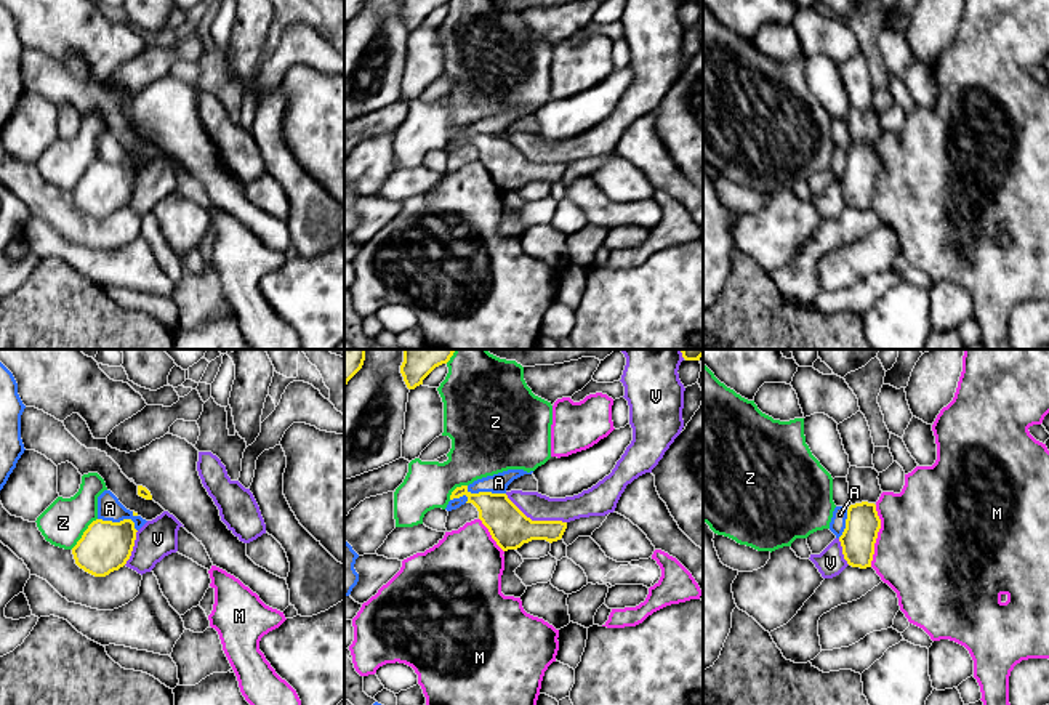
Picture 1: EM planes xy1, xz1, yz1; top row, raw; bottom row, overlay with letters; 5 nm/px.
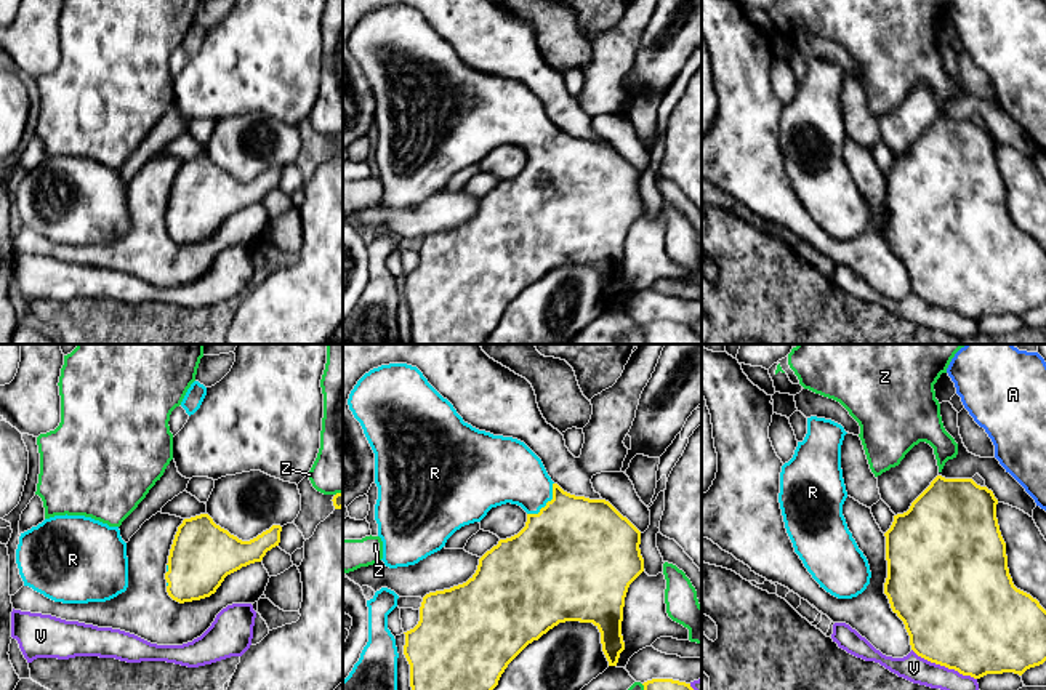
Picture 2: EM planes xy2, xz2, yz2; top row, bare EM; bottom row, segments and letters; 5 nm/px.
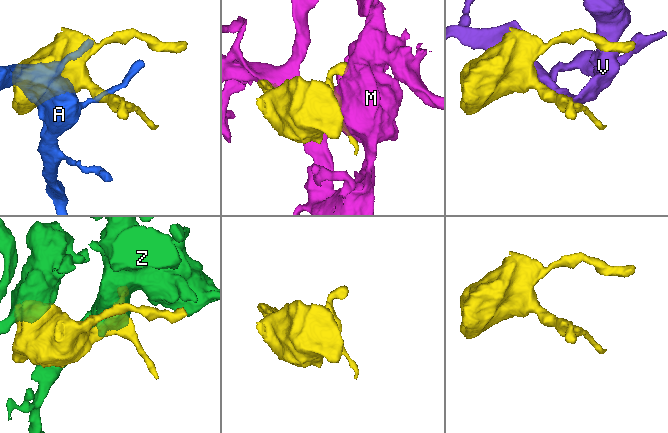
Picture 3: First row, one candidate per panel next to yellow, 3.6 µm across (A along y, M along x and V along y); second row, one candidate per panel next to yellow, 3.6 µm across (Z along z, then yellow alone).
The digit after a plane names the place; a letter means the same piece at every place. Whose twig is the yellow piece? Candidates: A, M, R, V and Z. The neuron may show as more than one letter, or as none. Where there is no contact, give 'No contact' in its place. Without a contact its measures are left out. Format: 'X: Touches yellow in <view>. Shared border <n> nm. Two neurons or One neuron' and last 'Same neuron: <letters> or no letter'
A: Touches yellow in xy1. Shared border 220 nm. Two neurons
M: Touches yellow in yz1. Shared border 320 nm. Two neurons
R: Touches yellow in xz2. Shared border 220 nm. One neuron
V: Touches yellow in yz2. Shared border 360 nm. Two neurons
Z: Touches yellow in xy1. Shared border 200 nm. Two neurons
Same neuron: R

